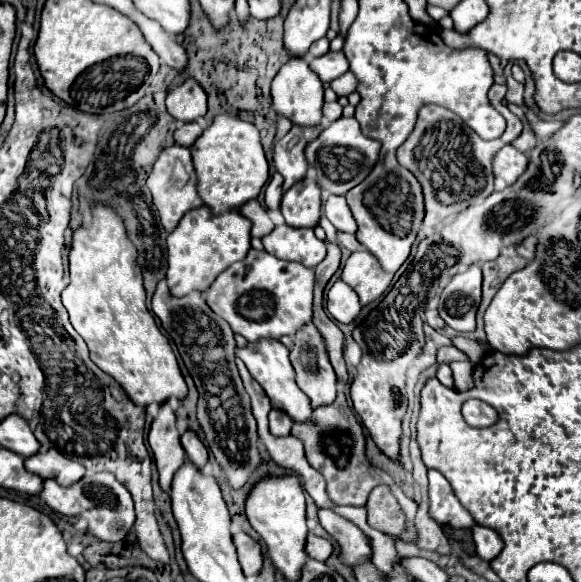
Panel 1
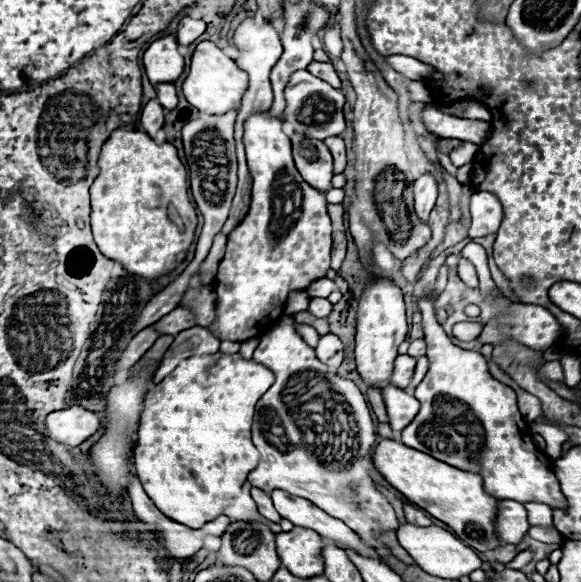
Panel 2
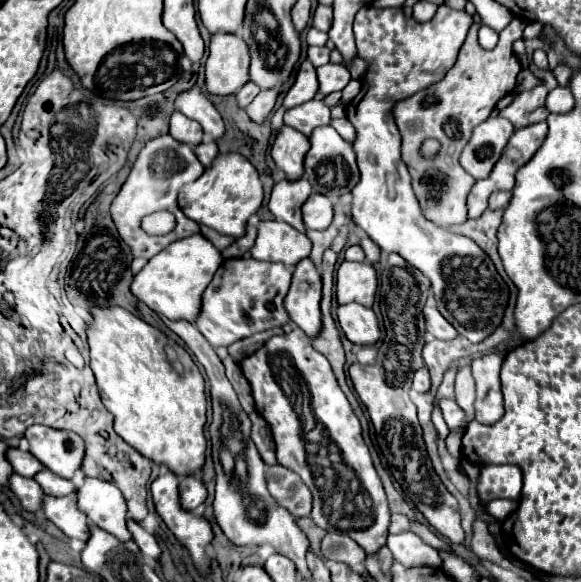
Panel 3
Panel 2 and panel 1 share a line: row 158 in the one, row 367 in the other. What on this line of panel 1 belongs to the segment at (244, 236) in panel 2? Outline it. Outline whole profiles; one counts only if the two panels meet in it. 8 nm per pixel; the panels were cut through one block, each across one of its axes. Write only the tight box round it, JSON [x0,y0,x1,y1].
[238,338,312,422]

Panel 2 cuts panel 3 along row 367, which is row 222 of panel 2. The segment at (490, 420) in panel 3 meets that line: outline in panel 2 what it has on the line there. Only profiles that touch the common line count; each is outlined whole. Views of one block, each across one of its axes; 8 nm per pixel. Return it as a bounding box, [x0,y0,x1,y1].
[470,192,504,238]

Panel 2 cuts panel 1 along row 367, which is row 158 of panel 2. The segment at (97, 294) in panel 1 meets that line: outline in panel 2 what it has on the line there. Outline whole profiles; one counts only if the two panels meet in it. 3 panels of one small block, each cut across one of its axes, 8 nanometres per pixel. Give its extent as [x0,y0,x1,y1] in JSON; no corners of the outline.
[90,128,196,280]

